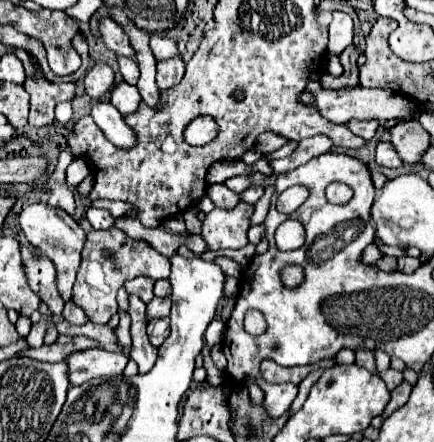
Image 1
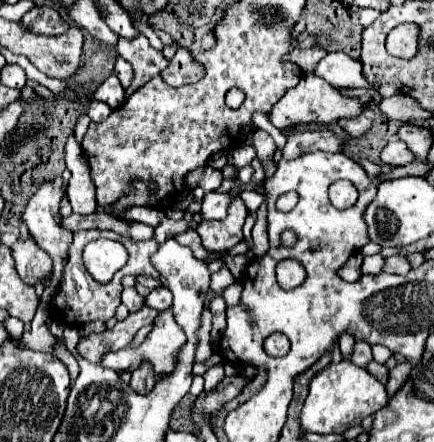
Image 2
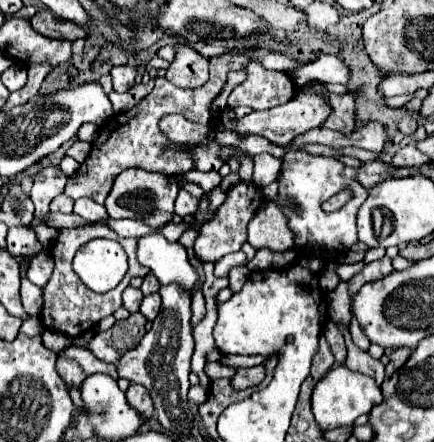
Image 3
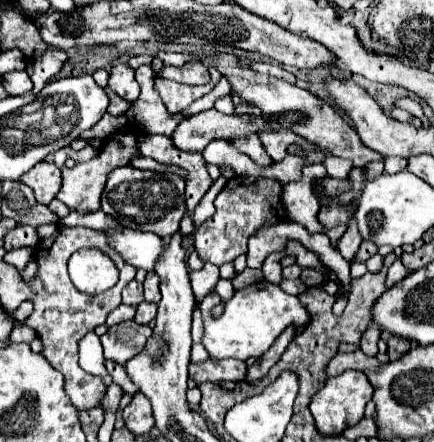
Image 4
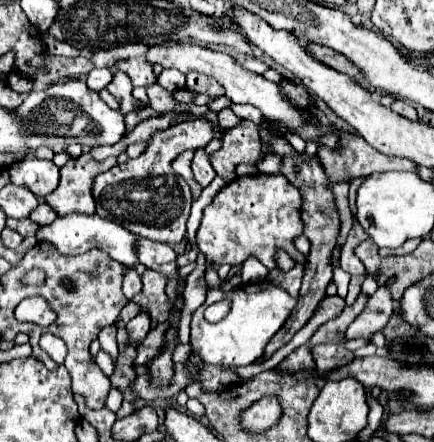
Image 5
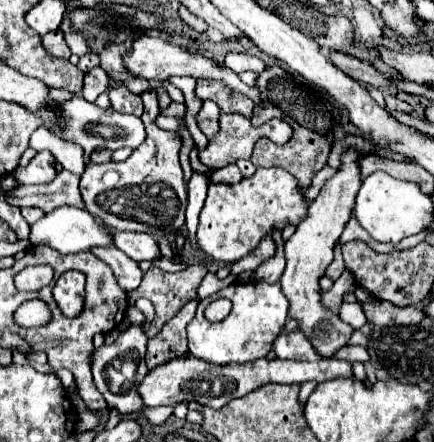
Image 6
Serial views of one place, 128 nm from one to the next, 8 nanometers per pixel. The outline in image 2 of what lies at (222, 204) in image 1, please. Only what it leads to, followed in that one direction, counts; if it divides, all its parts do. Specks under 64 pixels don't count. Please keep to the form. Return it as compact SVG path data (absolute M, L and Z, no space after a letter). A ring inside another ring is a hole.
M208 192L202 200L202 220L222 220L226 216L228 202L232 202L230 194L220 194L220 192ZM240 192L238 196L244 200L244 204L250 212L256 212L260 208L260 204L264 202L264 196L260 192Z

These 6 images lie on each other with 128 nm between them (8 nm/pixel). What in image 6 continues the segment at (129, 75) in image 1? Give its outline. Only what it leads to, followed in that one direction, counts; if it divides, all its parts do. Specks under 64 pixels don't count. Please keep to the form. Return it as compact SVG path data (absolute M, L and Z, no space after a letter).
M118 84L118 88L108 92L112 108L116 112L122 114L134 114L134 116L142 116L142 100L138 94L132 94L130 90L126 90L126 86Z

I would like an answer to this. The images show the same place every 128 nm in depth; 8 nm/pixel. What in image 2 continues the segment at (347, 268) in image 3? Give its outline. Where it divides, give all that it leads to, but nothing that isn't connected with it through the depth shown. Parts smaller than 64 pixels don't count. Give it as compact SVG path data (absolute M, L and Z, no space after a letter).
M380 254L365 256L361 265L362 275L376 275L380 273L383 270L384 260L385 258L382 257Z

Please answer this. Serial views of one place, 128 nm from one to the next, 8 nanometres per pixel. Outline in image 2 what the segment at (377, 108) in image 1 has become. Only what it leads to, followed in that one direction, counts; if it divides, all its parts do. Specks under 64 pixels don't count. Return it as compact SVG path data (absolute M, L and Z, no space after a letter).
M304 74L300 78L300 82L296 84L296 88L288 90L284 94L282 100L278 100L278 104L274 104L274 108L268 112L268 120L280 130L292 130L296 126L302 124L332 124L338 118L354 118L360 112L364 112L368 108L368 104L362 104L358 98L346 98L342 96L334 86L330 86L326 80L314 76L314 74Z

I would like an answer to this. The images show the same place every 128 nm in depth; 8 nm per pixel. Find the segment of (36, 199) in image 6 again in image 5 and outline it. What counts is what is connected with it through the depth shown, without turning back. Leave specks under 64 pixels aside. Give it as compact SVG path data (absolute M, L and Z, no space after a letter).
M82 154L78 160L70 160L60 168L60 184L54 192L44 196L44 202L54 208L60 216L68 212L94 214L92 200L92 180L100 172L112 168L116 158L106 158L104 162L96 162L90 154Z

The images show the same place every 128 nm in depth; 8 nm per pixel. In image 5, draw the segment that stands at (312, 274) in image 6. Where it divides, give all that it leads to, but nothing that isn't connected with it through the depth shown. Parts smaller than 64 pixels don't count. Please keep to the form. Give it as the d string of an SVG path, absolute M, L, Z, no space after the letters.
M378 288L376 294L366 302L362 314L346 328L344 338L370 338L372 332L384 330L384 324L388 322L388 316L392 316L394 304L388 296L388 288Z

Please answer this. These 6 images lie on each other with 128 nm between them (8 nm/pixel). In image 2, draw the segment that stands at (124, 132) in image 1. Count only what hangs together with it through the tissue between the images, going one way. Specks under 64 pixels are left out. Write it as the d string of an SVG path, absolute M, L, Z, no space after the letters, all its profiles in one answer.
M92 100L90 106L88 106L88 112L86 112L86 114L90 116L92 122L102 122L102 120L106 120L106 118L110 116L110 106L108 106L106 102Z

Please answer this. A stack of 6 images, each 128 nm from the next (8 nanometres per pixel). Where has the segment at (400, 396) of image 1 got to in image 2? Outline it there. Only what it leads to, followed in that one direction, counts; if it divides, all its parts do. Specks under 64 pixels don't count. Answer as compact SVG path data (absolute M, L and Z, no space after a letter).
M406 360L402 364L396 364L392 370L390 370L390 376L388 376L388 382L386 382L386 392L388 396L392 396L392 392L396 392L396 388L400 388L400 384L406 382L408 374L412 370L412 364Z

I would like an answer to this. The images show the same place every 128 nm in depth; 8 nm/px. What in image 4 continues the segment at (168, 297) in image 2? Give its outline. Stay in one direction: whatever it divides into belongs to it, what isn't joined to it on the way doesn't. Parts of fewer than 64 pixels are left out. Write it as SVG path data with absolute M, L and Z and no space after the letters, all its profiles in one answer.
M140 302L134 320L136 320L138 324L148 324L148 322L154 320L154 318L156 318L156 306L154 306L154 304L148 304L148 302Z

